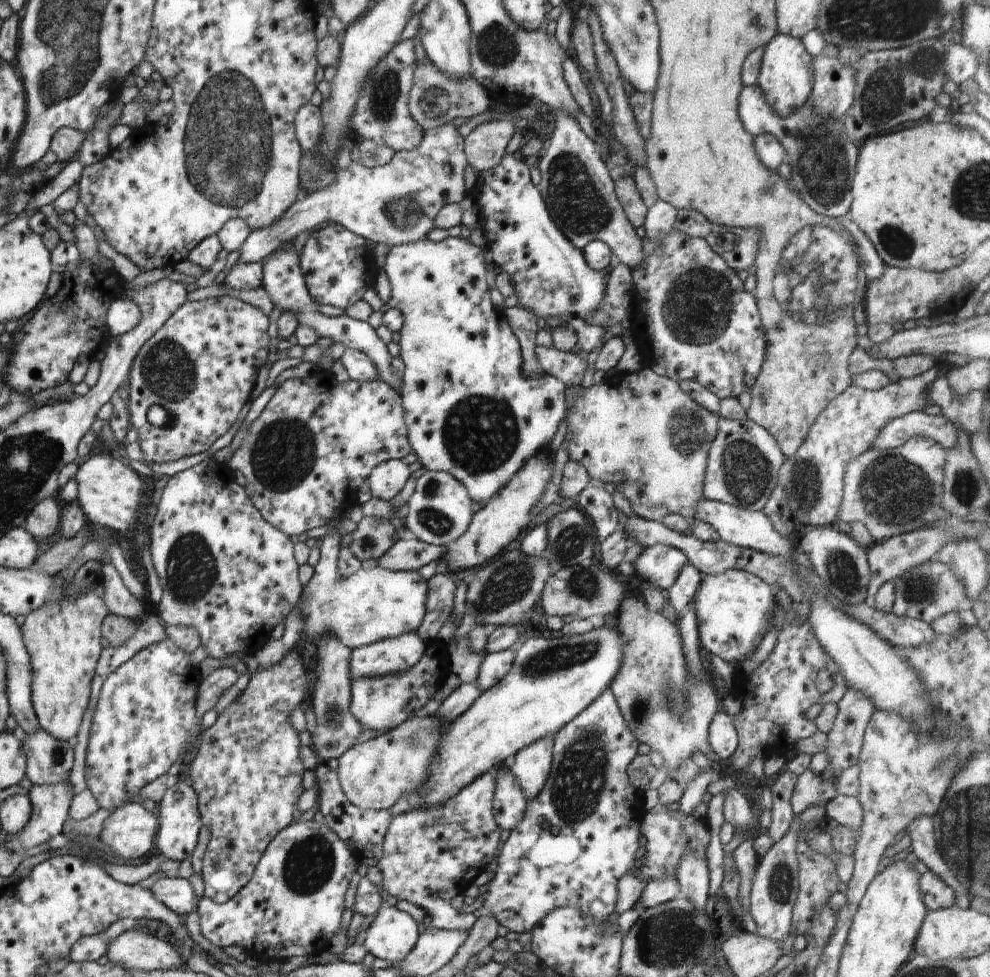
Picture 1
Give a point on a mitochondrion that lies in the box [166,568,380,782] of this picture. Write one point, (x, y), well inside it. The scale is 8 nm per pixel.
(333, 717)

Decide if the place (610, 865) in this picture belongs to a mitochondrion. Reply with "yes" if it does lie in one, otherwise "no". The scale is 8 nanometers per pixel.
no

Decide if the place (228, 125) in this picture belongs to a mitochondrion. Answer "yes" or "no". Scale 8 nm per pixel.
yes

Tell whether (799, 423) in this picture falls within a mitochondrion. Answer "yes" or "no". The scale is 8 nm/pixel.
no

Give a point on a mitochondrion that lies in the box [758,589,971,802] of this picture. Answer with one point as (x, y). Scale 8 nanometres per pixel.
(942, 765)

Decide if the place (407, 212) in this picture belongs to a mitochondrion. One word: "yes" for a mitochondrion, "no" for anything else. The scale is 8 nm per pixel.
yes

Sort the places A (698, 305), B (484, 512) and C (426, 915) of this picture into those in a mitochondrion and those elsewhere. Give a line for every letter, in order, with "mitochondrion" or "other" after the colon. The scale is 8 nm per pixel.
A: mitochondrion
B: other
C: other

